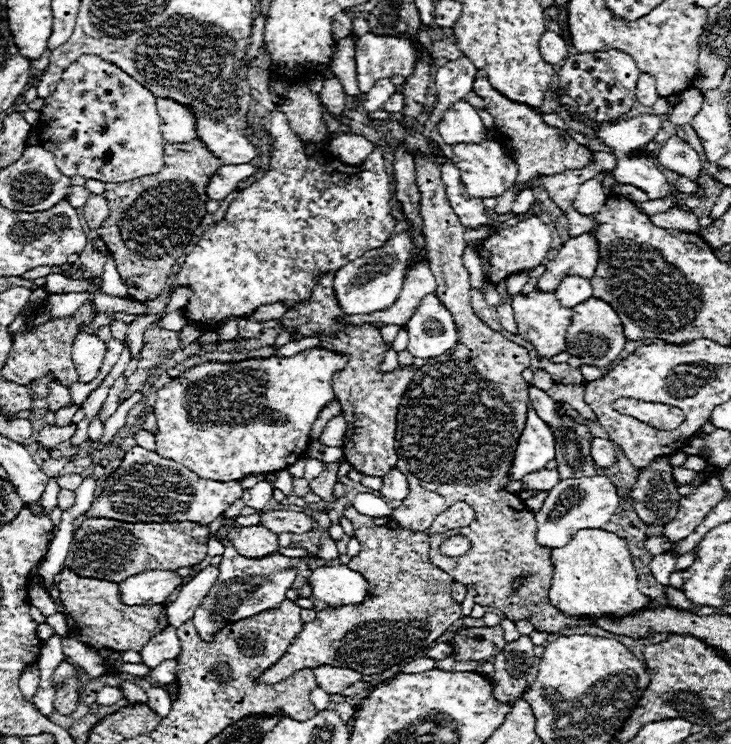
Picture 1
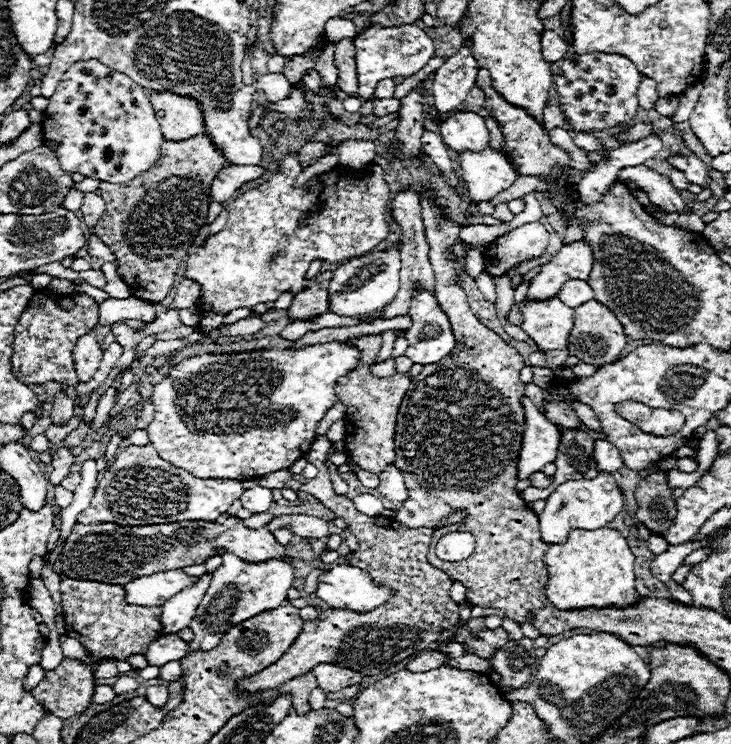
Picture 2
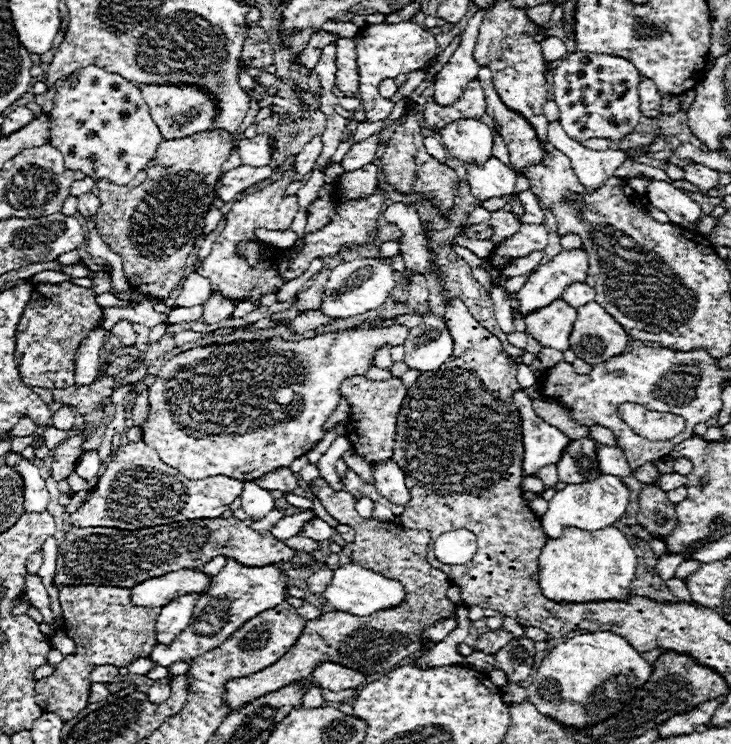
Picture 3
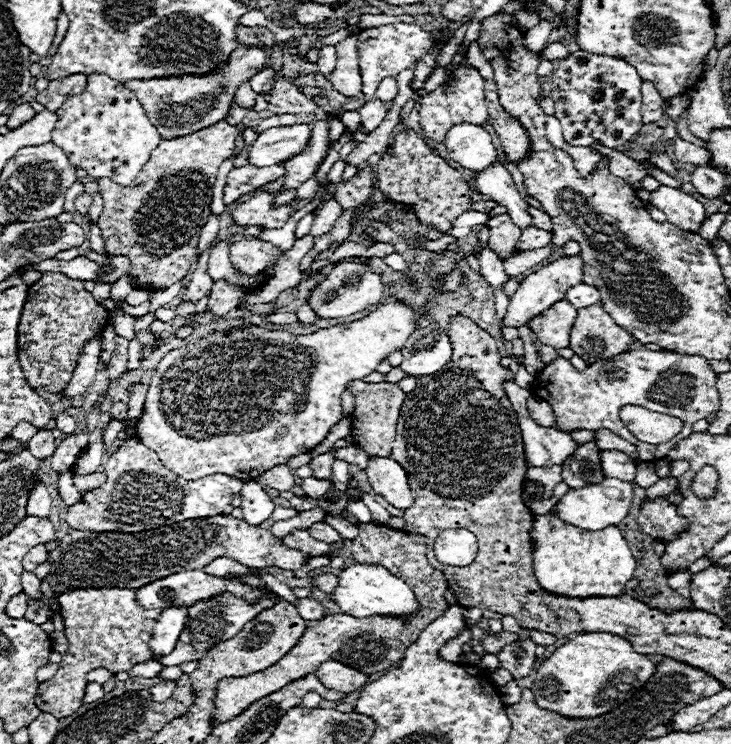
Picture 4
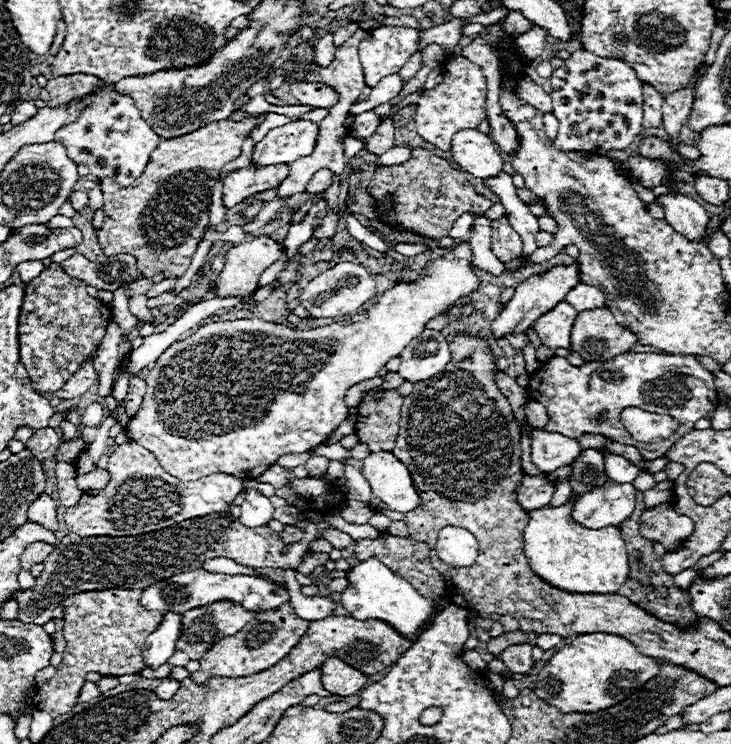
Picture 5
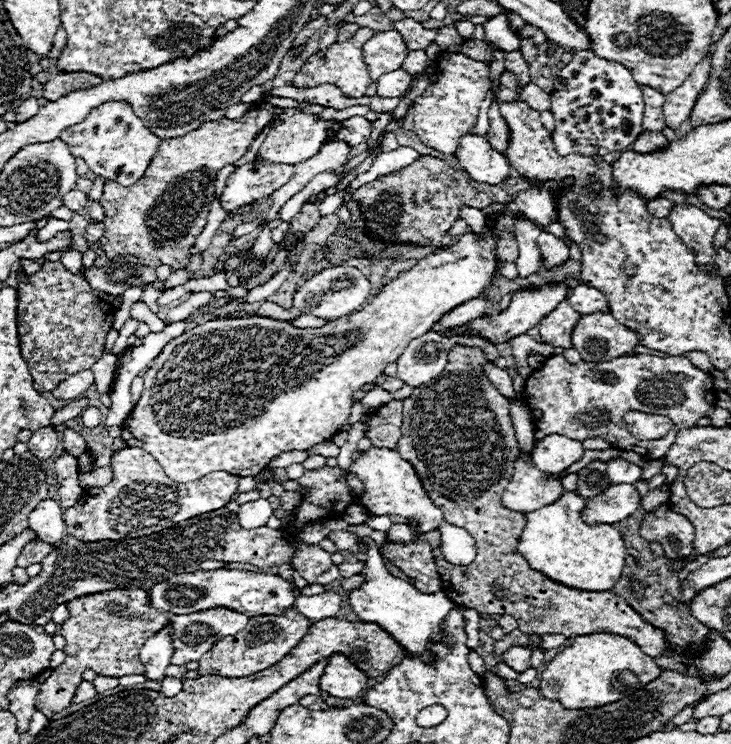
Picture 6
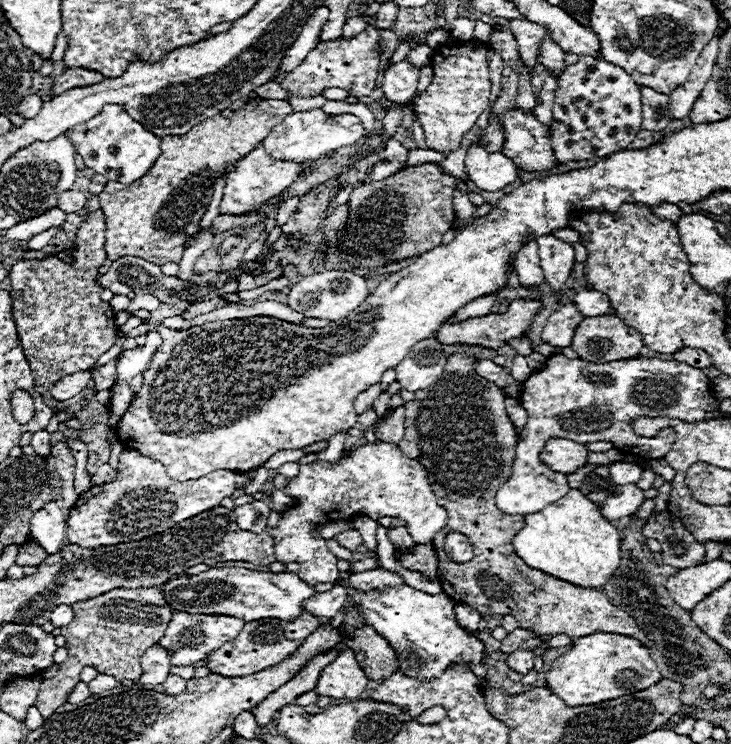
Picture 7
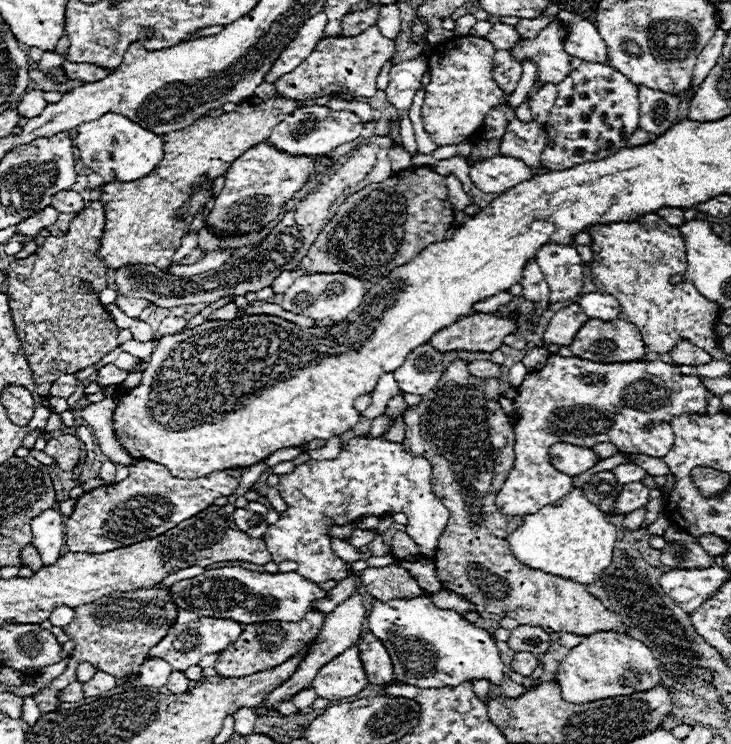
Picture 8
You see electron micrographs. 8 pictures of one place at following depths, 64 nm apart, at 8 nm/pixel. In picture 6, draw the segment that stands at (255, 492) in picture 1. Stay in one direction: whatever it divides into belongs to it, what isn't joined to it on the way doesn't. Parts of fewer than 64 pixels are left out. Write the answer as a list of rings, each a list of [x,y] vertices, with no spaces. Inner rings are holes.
[[[258,498],[254,502],[246,502],[240,506],[238,510],[238,522],[244,528],[260,528],[268,522],[268,518],[272,516],[272,506],[268,500]]]

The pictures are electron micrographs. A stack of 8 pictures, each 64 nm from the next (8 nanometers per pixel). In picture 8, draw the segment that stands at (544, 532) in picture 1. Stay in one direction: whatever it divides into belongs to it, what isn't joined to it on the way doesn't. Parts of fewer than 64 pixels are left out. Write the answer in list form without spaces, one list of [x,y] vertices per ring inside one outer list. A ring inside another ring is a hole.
[[[632,482],[628,486],[622,486],[620,494],[614,498],[614,504],[612,504],[612,516],[626,516],[630,514],[632,510],[638,510],[642,506],[648,504],[648,488],[642,486],[640,482]]]

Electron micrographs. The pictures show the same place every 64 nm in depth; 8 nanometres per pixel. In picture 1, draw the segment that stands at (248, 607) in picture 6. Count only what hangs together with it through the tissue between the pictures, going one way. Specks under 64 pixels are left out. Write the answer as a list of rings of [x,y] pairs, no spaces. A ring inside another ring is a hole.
[[[170,570],[140,572],[118,584],[120,600],[126,606],[164,604],[168,594],[180,584],[180,576]]]

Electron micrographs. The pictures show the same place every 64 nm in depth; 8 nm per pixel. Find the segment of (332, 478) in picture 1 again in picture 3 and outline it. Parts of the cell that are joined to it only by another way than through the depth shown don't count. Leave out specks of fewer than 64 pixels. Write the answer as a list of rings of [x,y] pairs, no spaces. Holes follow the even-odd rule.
[[[322,478],[310,484],[310,492],[322,502],[326,512],[342,524],[348,524],[356,532],[352,544],[352,562],[368,570],[374,570],[386,578],[398,580],[404,586],[406,598],[400,606],[378,610],[370,616],[354,616],[348,612],[326,612],[322,618],[308,620],[300,638],[288,654],[284,654],[276,664],[260,670],[252,676],[236,678],[226,684],[226,702],[238,710],[254,698],[260,698],[268,692],[280,690],[292,682],[308,678],[312,670],[322,662],[336,662],[362,674],[376,674],[390,670],[400,660],[422,650],[422,634],[434,622],[454,616],[456,604],[446,598],[450,580],[444,572],[432,568],[426,562],[426,552],[430,546],[428,530],[408,530],[394,522],[380,522],[374,518],[362,518],[354,510],[354,496],[348,492],[334,492]]]

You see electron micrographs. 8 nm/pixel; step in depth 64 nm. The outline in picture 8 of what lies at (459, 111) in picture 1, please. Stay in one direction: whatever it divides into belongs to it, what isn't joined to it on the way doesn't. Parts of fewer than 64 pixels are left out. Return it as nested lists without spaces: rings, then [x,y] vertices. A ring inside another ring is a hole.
[[[498,154],[488,160],[476,160],[470,166],[470,178],[472,178],[474,186],[486,194],[506,192],[506,190],[514,188],[516,184],[530,180],[532,170],[516,158]]]

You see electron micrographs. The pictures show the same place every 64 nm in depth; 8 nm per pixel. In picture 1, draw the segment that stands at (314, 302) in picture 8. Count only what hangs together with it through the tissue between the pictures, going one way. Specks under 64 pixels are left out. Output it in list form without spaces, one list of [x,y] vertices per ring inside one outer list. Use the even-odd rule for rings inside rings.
[[[402,230],[400,234],[392,236],[384,246],[374,248],[368,254],[352,260],[348,266],[342,266],[334,276],[334,290],[340,308],[346,314],[372,314],[392,306],[404,286],[404,276],[410,264],[412,250],[414,236],[410,230]]]

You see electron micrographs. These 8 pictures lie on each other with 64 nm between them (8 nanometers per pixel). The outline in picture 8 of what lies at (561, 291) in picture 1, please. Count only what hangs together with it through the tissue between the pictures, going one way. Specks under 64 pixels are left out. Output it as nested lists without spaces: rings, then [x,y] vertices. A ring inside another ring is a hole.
[[[588,292],[588,294],[582,294],[576,302],[578,302],[580,310],[584,310],[584,314],[588,314],[590,318],[614,320],[620,314],[620,304],[610,294]]]

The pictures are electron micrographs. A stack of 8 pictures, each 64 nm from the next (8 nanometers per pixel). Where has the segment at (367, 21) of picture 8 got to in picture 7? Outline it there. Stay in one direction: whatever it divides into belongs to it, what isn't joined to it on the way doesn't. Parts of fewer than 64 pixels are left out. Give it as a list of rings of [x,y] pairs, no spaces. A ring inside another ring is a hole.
[[[358,16],[356,18],[348,18],[346,24],[344,24],[344,30],[342,30],[342,38],[350,38],[350,36],[356,36],[360,30],[364,30],[368,24],[364,20],[360,20]]]

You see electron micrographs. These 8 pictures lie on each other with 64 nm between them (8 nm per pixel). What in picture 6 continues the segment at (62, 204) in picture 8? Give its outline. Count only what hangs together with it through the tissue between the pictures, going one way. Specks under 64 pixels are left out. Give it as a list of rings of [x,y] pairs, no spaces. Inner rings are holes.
[[[70,190],[70,192],[64,196],[64,206],[68,206],[68,208],[74,210],[74,212],[86,208],[88,202],[90,202],[88,196],[86,196],[84,192],[80,192],[80,190]]]

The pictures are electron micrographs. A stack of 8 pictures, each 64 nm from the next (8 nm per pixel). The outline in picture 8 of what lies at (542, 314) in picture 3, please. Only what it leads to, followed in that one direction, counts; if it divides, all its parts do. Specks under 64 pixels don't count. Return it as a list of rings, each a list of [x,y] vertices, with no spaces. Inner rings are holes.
[[[570,304],[562,310],[558,310],[544,332],[544,344],[558,344],[558,346],[570,346],[570,342],[574,340],[576,332],[580,330],[580,326],[588,320],[588,316],[580,310],[578,304]]]

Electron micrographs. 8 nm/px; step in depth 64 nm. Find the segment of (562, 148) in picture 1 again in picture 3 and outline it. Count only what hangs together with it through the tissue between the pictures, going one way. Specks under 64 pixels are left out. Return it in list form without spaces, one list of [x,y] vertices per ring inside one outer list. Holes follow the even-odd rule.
[[[480,68],[478,80],[486,92],[486,112],[494,118],[496,130],[506,142],[512,166],[516,166],[518,172],[524,172],[528,166],[538,166],[544,160],[546,150],[538,140],[534,126],[500,100],[492,86],[492,72],[488,68]]]

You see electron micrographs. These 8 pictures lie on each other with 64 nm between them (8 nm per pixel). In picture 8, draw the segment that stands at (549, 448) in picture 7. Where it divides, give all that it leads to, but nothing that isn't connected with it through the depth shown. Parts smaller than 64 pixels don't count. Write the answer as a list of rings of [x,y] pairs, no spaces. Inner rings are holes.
[[[556,442],[550,448],[550,462],[556,470],[568,474],[568,476],[578,476],[592,468],[600,458],[590,450],[566,442]]]

